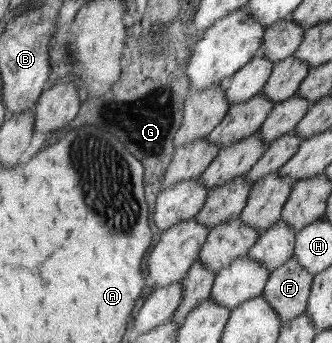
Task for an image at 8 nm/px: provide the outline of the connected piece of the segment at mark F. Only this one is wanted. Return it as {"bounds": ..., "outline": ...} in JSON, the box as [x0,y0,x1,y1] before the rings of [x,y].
{"bounds":[262,257,316,322],"outline":[[[293,257],[271,272],[262,296],[276,309],[282,322],[290,322],[307,312],[315,278],[316,274],[308,272]]]}

